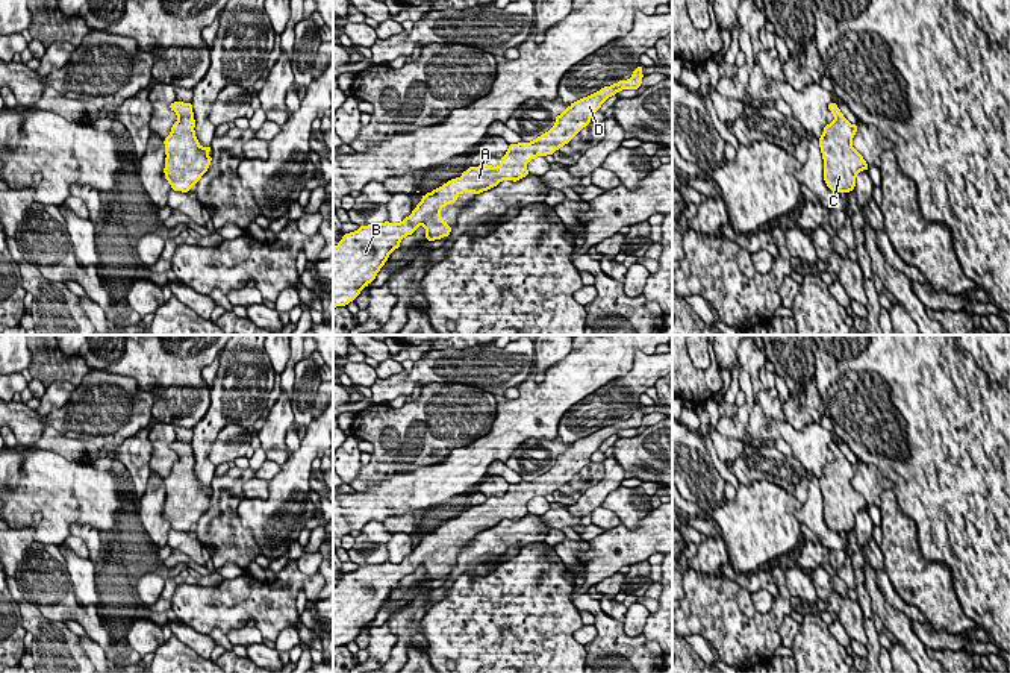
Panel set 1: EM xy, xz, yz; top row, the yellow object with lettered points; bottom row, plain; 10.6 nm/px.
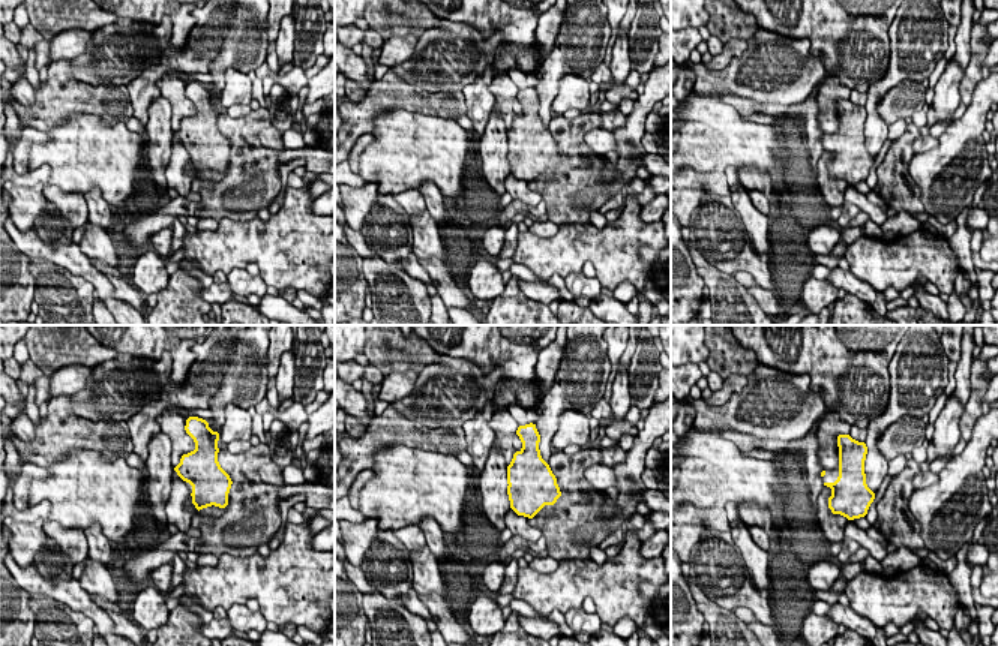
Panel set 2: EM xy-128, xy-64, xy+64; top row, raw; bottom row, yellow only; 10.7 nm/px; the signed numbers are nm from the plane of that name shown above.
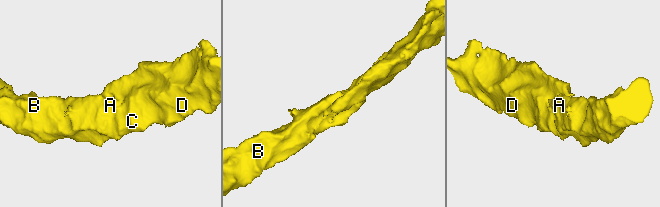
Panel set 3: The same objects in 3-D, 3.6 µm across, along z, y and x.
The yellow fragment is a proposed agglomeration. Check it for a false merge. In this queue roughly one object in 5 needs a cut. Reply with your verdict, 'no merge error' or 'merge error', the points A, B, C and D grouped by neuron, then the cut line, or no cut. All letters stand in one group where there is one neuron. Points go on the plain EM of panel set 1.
no merge error; groups A B C D; cut none

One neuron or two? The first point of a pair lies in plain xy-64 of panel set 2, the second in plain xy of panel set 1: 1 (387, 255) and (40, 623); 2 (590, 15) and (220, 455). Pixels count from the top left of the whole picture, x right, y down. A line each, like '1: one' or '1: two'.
1: two
2: two

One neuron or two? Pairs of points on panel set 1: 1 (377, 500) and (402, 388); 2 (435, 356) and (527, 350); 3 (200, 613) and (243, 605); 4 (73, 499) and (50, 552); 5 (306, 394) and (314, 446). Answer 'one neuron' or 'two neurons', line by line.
1: two neurons
2: one neuron
3: one neuron
4: two neurons
5: two neurons

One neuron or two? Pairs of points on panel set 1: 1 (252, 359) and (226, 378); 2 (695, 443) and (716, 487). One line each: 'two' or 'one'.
1: one
2: one

